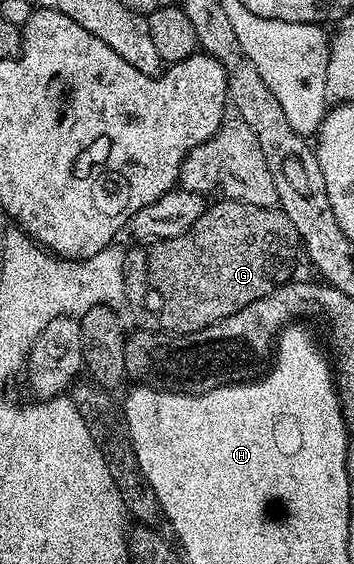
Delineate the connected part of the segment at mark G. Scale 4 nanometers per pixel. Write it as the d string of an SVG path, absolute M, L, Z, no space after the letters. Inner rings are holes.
M217 200L214 206L210 205L206 209L187 233L162 242L147 242L134 245L134 247L134 250L130 249L125 256L125 300L127 310L133 313L133 318L137 321L136 325L147 330L162 330L164 334L194 334L243 308L247 308L247 304L267 296L277 286L284 286L294 277L293 269L297 266L297 250L299 254L302 244L301 237L295 232L295 224L291 224L291 220L279 208ZM209 262L213 262L213 278L209 278Z

